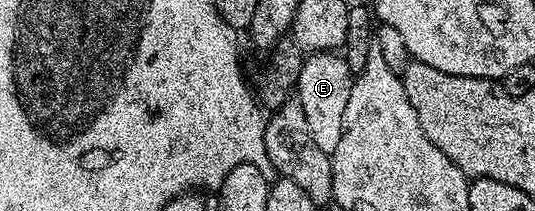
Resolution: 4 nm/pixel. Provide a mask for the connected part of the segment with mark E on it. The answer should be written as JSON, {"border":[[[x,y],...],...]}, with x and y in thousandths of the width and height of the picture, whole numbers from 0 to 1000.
{"border":[[[606,246],[568,270],[555,460],[563,512],[570,512],[570,573],[578,583],[578,626],[593,701],[609,730],[622,725],[630,682],[637,682],[637,583],[645,569],[658,384],[656,327],[639,251]]]}

